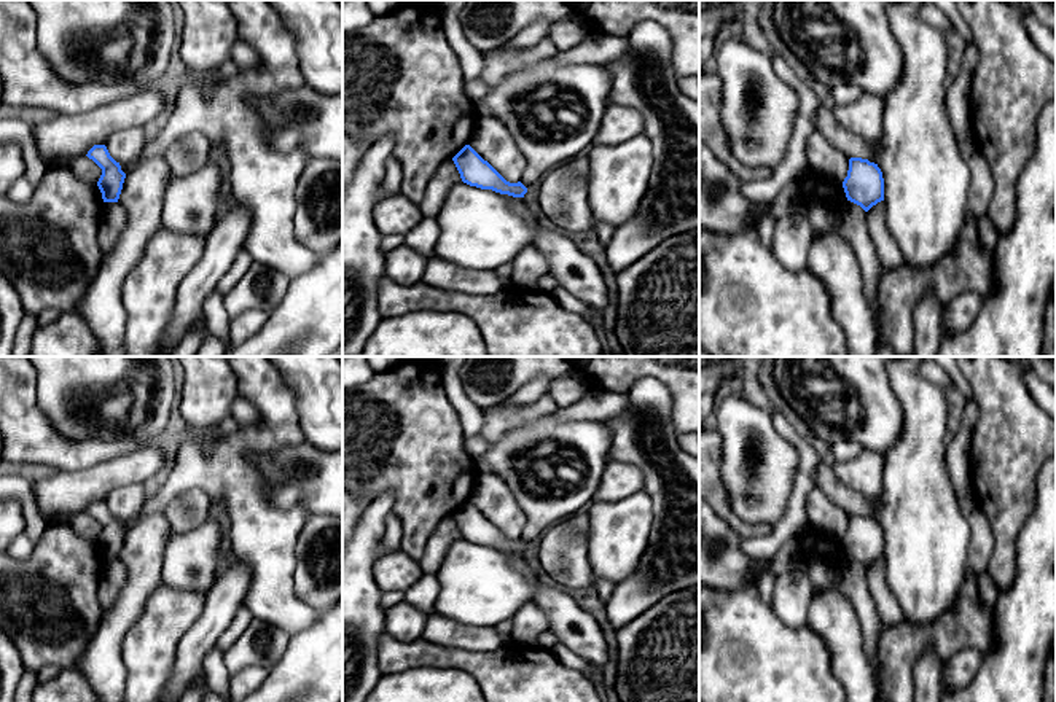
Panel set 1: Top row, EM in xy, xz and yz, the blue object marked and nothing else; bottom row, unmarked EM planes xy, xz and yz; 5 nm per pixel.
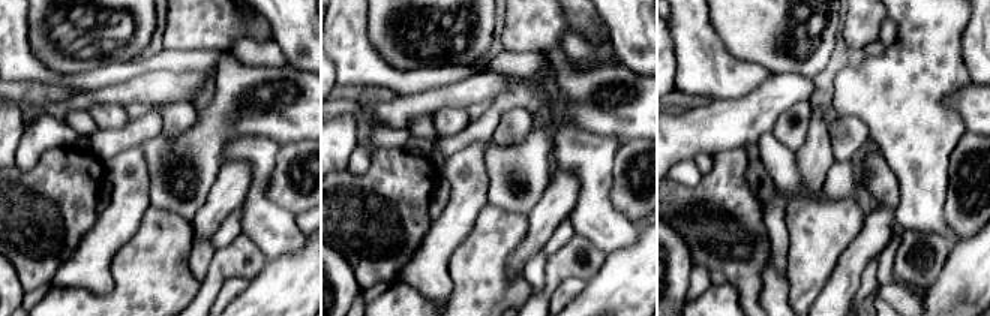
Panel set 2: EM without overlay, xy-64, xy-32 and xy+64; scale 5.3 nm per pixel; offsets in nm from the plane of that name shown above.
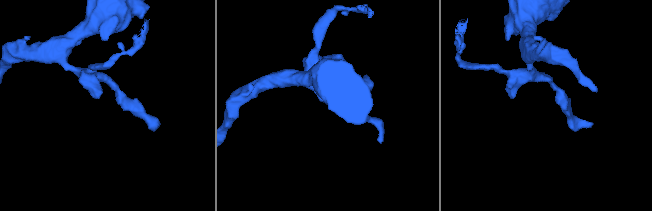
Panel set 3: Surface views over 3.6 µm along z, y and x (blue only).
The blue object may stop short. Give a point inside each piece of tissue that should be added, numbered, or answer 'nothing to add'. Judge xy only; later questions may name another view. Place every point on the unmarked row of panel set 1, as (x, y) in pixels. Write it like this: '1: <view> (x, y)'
nothing to add

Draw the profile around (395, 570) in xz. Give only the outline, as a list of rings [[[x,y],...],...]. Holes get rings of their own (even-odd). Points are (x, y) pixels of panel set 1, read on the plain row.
[[[401,549],[379,556],[373,571],[376,584],[382,592],[405,592],[424,575],[419,560],[409,557]]]

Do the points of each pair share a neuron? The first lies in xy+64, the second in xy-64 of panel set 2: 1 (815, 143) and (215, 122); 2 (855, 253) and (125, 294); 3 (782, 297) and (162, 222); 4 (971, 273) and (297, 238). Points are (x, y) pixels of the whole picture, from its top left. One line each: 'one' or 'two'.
1: two
2: two
3: two
4: two

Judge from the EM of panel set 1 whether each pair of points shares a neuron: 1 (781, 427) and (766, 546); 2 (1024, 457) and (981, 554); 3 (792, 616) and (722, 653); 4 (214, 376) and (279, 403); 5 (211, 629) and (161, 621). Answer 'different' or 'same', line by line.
1: same
2: different
3: different
4: different
5: different

